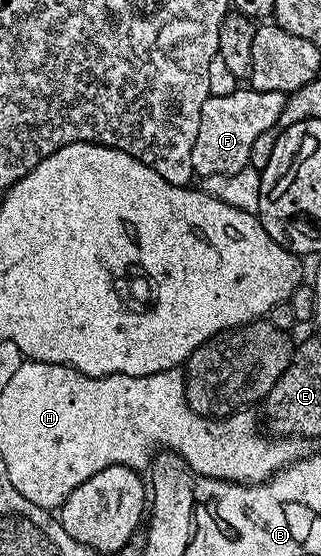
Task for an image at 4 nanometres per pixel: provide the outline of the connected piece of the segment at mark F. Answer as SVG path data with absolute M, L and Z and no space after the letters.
M239 87L234 90L232 95L220 95L219 97L209 97L204 103L204 107L200 111L200 131L196 135L196 147L192 147L192 167L194 168L195 174L199 178L209 179L212 177L223 177L229 173L235 173L241 169L247 168L250 163L250 156L252 155L252 143L256 143L256 139L260 139L260 135L264 135L264 131L274 129L278 125L280 119L280 111L284 111L286 106L287 94L281 93L280 91L256 91L249 87Z

